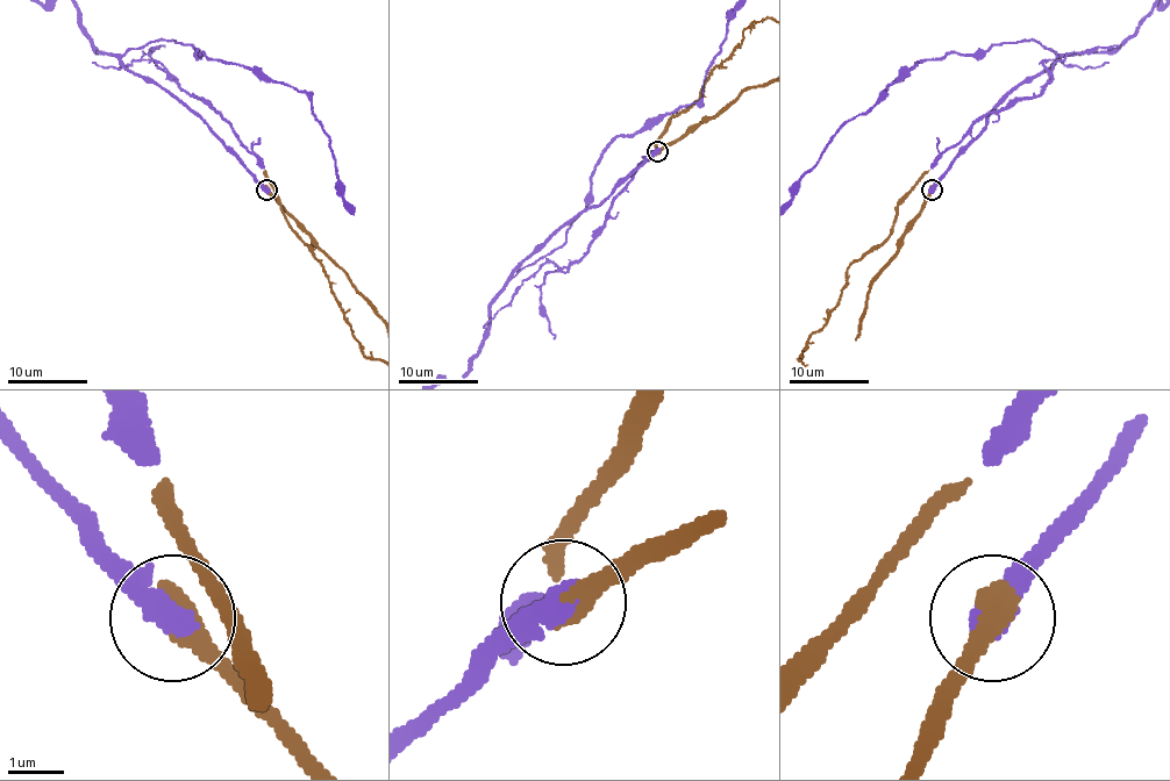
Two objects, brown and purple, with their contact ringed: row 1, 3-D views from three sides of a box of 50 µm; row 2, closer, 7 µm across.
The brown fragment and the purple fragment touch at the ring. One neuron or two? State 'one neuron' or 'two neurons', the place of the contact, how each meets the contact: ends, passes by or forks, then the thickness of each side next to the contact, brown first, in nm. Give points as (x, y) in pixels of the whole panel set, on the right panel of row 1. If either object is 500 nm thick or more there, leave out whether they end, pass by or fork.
one neuron; at (932, 190); 420 nm thick on the brown side, 550 nm on the other

